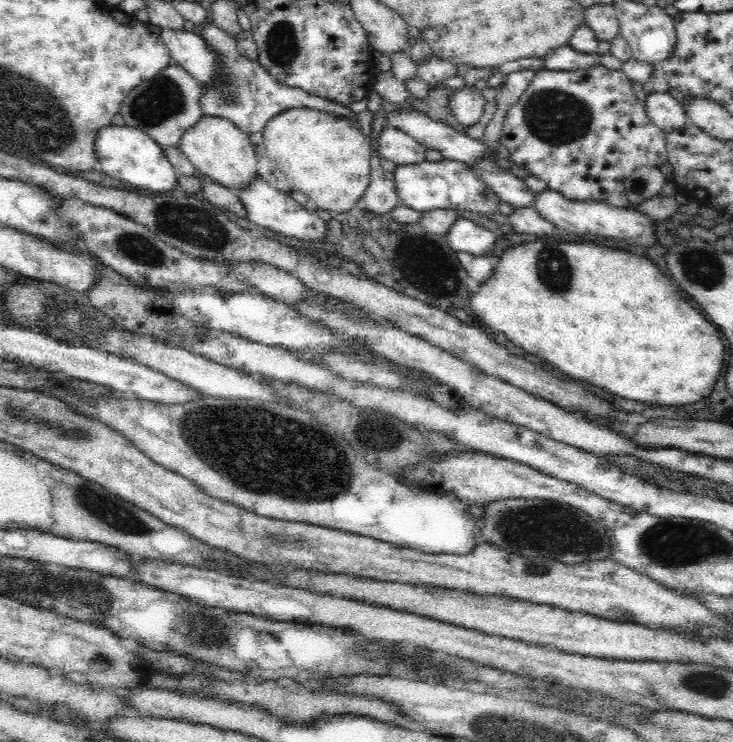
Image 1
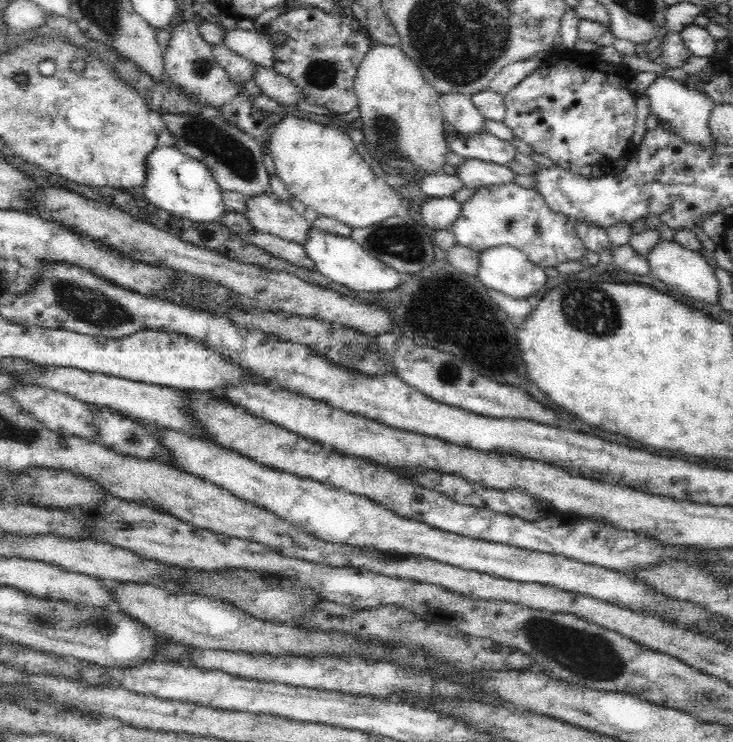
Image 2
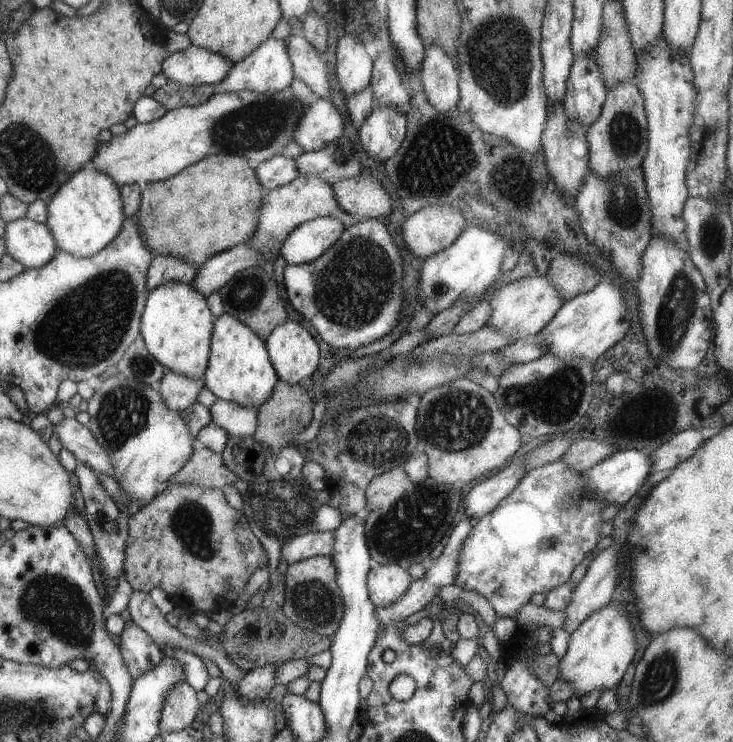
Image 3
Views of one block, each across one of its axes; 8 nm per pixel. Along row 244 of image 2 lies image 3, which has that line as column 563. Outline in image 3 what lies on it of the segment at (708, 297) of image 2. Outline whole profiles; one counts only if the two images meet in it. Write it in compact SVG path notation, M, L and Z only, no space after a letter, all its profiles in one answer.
M609 600L605 608L591 614L569 638L565 654L559 658L559 672L557 680L569 682L573 688L573 696L581 698L583 694L591 690L611 690L619 684L623 678L623 672L627 670L629 662L635 654L635 638L629 628L629 622L625 618L623 608Z

